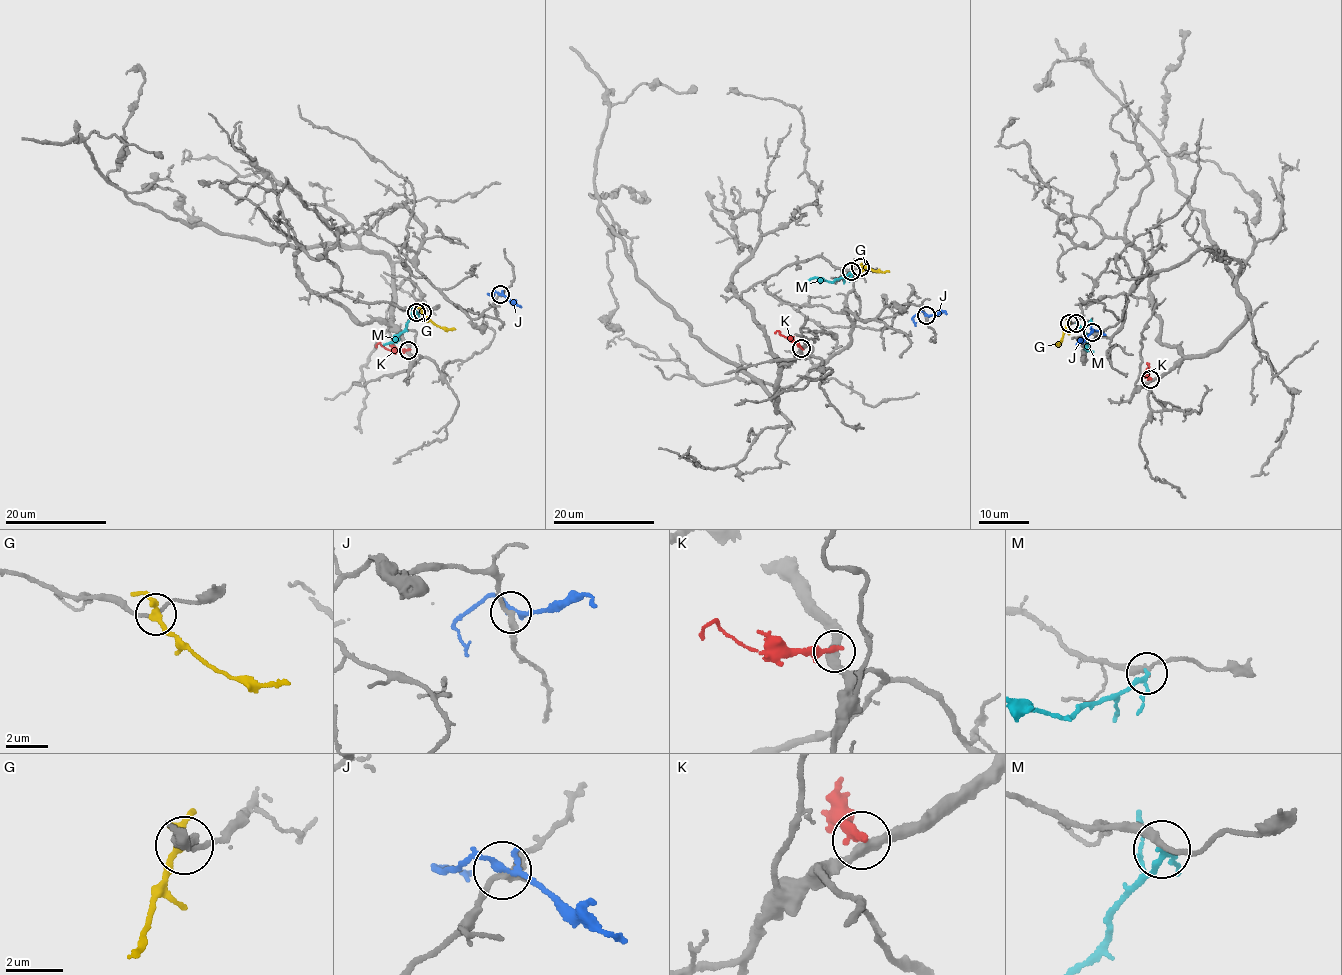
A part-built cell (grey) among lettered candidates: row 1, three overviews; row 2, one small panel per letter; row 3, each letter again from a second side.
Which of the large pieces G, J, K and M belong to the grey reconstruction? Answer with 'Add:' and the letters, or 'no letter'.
Add: M

